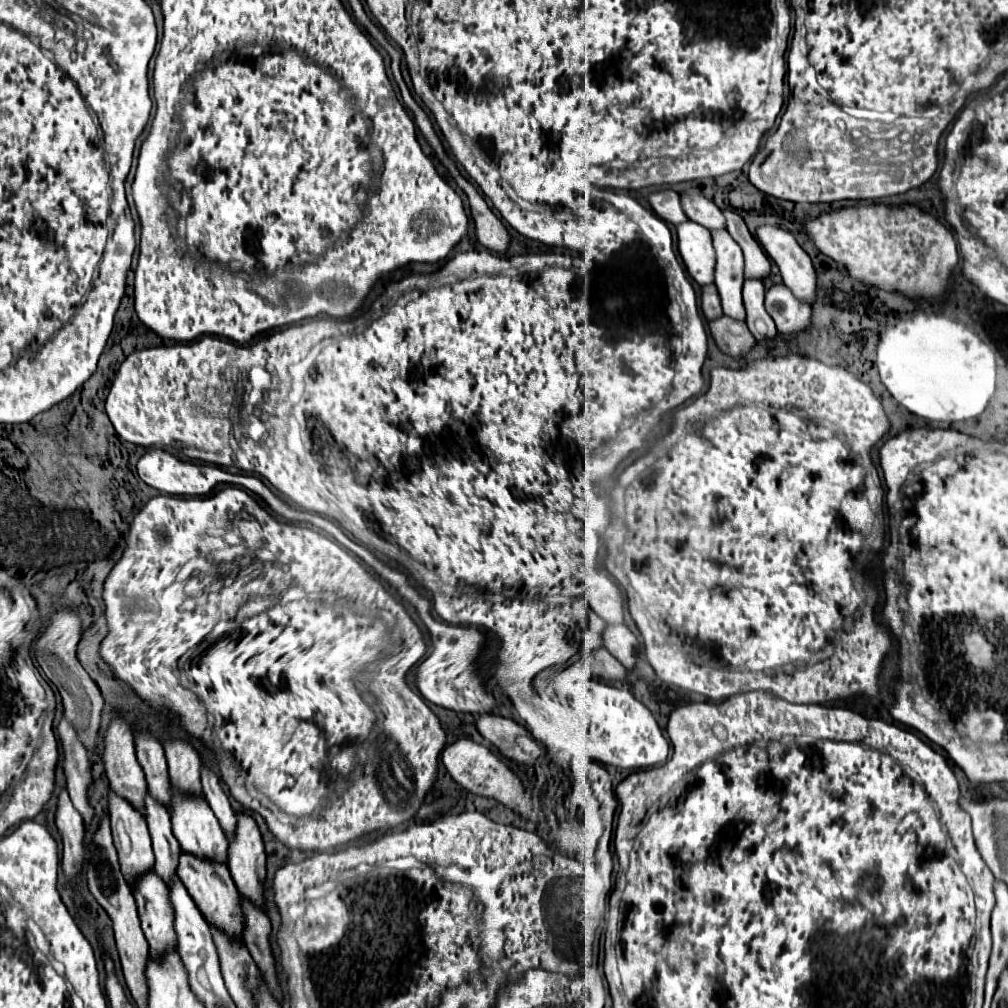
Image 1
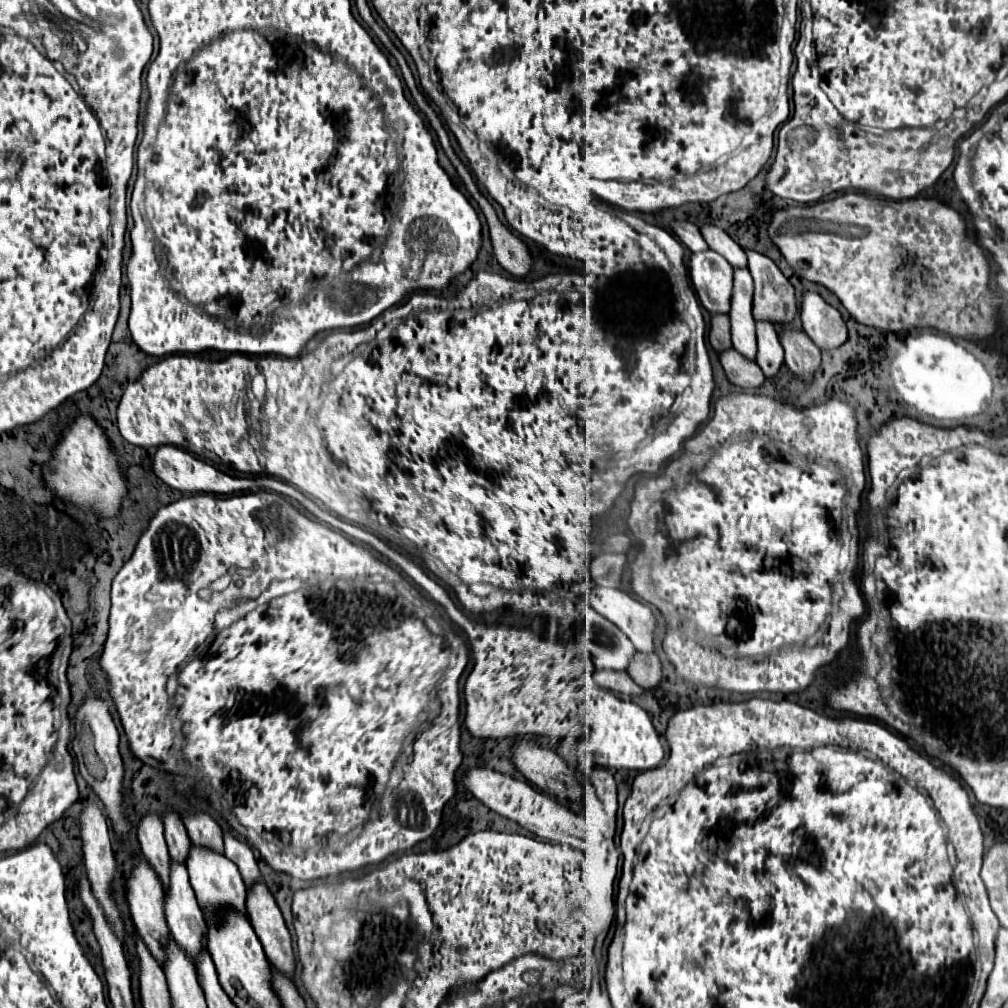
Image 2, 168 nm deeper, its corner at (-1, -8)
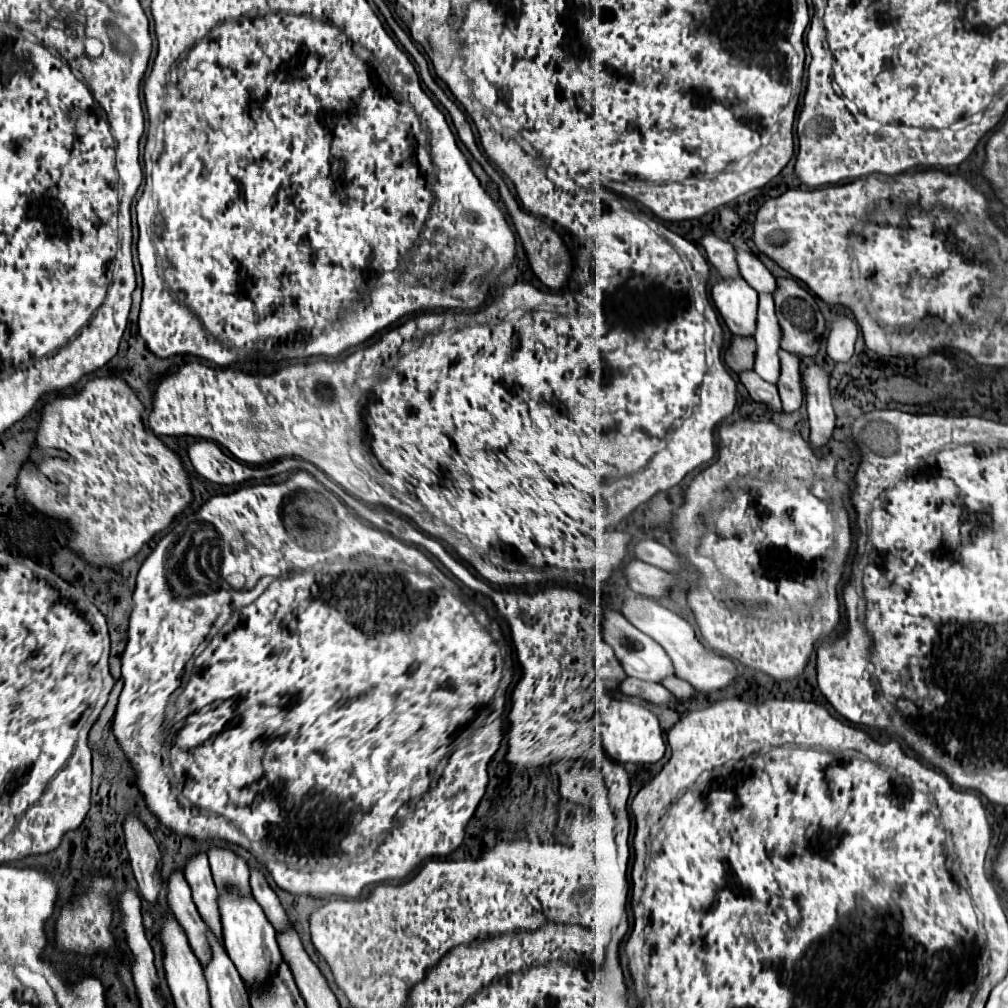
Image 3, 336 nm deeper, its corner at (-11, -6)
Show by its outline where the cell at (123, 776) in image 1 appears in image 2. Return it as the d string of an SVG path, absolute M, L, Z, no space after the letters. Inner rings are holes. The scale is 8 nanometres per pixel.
M147 812L137 822L137 840L141 844L143 856L151 862L159 874L163 886L169 880L169 852L163 838L163 822L155 812Z

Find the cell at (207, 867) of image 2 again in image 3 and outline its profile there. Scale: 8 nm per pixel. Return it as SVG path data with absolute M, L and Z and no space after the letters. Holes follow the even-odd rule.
M225 890L219 892L219 910L223 922L225 948L235 968L239 970L243 982L267 982L267 978L271 978L271 974L275 972L275 966L283 962L283 956L277 946L275 930L271 922L265 918L261 906L255 902L253 896L243 898L239 892Z

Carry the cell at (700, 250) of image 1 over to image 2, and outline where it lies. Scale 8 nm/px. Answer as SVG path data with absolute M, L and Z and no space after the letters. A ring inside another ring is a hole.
M693 252L689 258L689 276L701 304L709 312L729 312L733 268L717 252Z

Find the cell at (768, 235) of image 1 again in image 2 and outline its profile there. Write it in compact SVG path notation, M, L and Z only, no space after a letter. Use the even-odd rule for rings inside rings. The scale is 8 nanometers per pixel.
M805 290L801 298L801 326L821 348L837 348L847 338L845 322L837 308L829 306L817 292Z

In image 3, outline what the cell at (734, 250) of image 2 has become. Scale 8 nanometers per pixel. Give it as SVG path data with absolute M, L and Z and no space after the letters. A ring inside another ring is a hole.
M737 250L737 264L745 282L759 294L773 294L775 292L775 278L771 272L761 264L757 256L745 250Z

